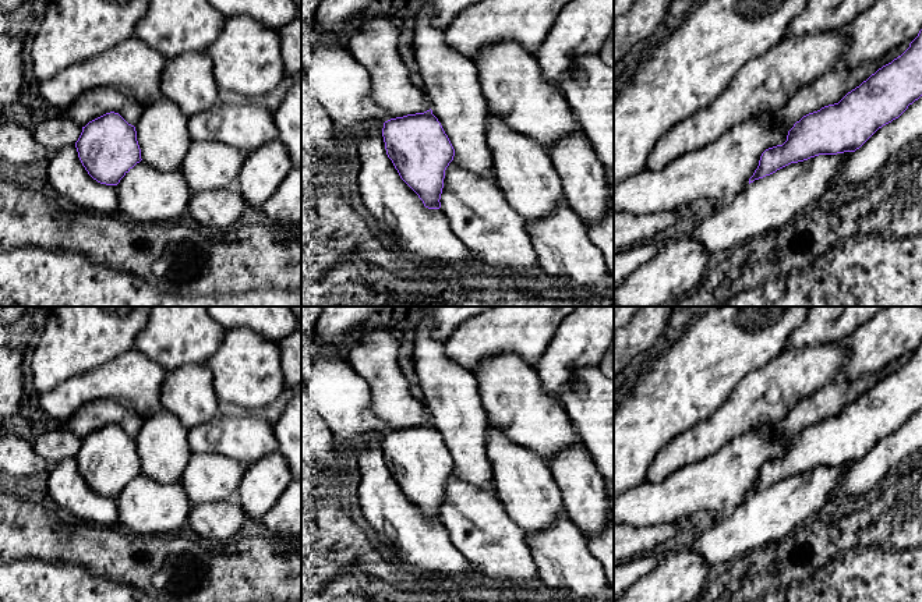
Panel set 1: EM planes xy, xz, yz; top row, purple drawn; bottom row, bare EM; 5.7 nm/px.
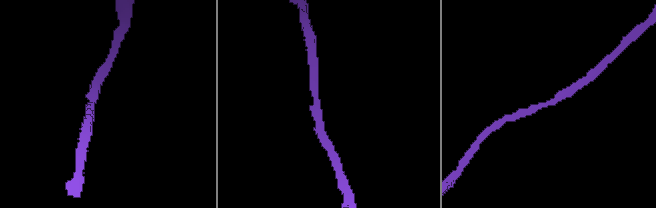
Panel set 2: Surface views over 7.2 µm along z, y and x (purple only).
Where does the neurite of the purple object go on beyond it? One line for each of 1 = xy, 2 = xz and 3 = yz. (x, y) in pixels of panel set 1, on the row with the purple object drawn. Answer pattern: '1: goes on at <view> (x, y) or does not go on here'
1: does not go on here
2: does not go on here
3: does not go on here

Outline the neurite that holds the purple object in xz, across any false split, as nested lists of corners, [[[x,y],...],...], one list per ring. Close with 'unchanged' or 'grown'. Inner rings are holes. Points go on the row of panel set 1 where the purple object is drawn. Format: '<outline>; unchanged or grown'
[[[432,110],[385,121],[382,137],[400,178],[425,208],[439,209],[445,170],[455,149]]]; unchanged

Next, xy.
[[[114,111],[82,127],[75,148],[88,174],[106,185],[117,185],[142,160],[135,127]]]; unchanged

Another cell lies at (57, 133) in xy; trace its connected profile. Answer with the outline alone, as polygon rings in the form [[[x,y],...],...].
[[[66,111],[49,120],[31,121],[31,127],[35,139],[43,145],[50,155],[68,145],[75,145],[82,132],[82,127],[70,120]]]

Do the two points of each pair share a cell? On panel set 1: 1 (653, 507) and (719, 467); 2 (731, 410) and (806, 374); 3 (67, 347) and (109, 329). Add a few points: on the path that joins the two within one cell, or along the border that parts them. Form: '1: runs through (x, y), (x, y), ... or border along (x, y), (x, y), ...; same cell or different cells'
1: runs through (670, 500), (702, 484); same cell
2: runs through (749, 406), (765, 402), (788, 378); same cell
3: runs through (77, 339), (81, 335), (99, 335); same cell

